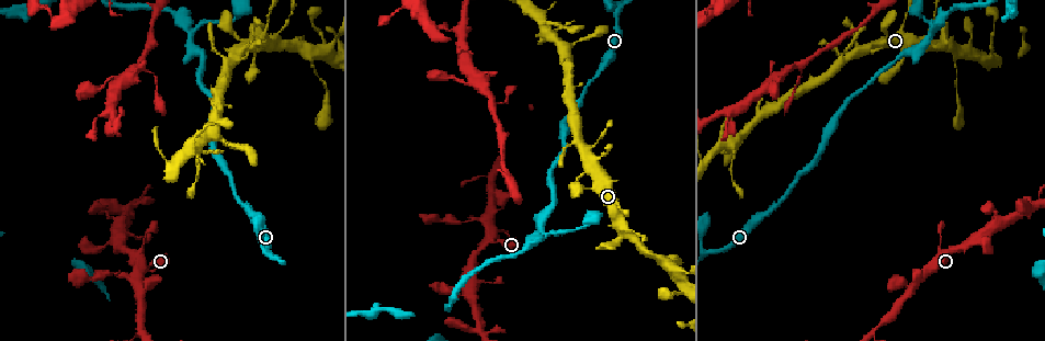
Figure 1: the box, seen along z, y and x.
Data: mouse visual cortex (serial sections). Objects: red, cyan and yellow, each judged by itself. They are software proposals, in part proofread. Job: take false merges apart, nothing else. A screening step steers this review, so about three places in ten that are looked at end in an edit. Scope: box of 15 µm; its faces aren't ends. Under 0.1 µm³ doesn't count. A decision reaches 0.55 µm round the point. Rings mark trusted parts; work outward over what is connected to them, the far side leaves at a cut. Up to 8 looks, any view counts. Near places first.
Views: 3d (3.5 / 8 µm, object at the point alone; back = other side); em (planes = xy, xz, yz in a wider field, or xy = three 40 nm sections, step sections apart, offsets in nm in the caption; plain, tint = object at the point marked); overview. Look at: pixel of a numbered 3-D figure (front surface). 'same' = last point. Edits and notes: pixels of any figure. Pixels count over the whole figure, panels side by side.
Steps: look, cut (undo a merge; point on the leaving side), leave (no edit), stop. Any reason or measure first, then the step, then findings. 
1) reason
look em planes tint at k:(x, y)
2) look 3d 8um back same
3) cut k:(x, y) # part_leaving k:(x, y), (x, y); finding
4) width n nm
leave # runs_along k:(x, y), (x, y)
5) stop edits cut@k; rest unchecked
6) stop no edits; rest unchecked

sharp bend
look 3d 8um at 1:(136, 279)

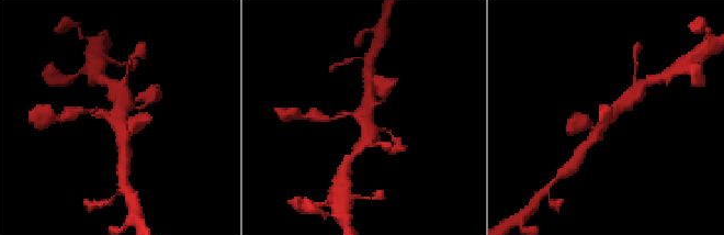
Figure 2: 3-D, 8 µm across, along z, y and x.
closer look
look 3d 3.5um at 2:(117, 120)

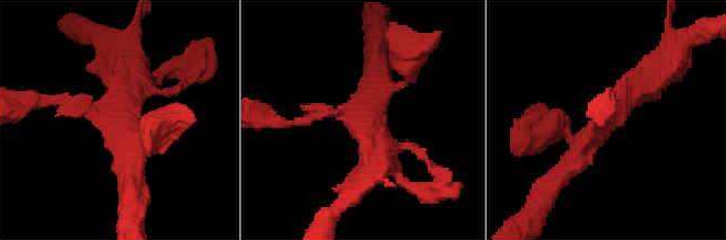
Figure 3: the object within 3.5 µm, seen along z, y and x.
now the EM
look em xy step 1 tint at 3:(363, 122)

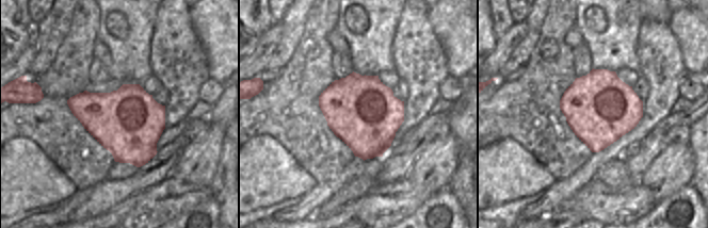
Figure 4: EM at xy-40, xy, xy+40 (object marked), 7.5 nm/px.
width 550 nm
leave # runs_along 3:(657, 82), (562, 173); one cell here

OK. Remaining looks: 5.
arms part here
look 3d 3.5um at 1:(491, 174)

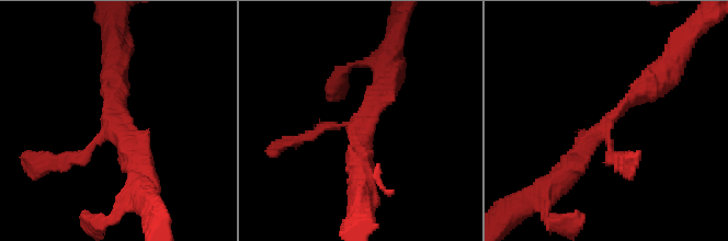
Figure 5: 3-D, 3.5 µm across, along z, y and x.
arms 3; arm_widths 150, 300, 400 nm; now the EM
look em xy step 1 tint at 5:(117, 122)

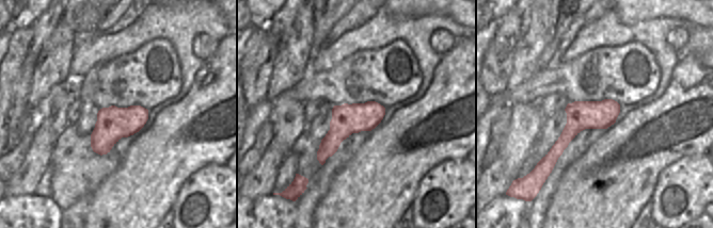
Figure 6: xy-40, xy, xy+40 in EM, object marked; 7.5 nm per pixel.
leave # runs_along 5:(662, 73), (559, 171); continuous, no second cell

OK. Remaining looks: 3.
a fork
look 3d 3.5um at 1:(189, 32)

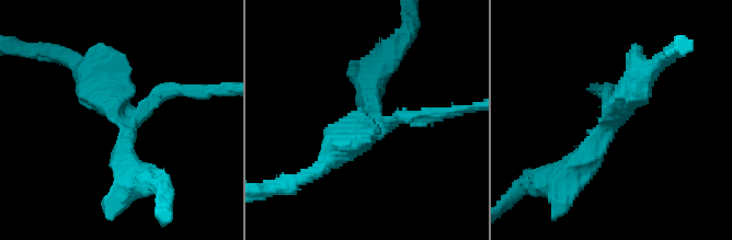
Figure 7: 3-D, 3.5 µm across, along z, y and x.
arms 3; arm_widths 200, 400, 450 nm
look em planes tint at 7:(375, 121)

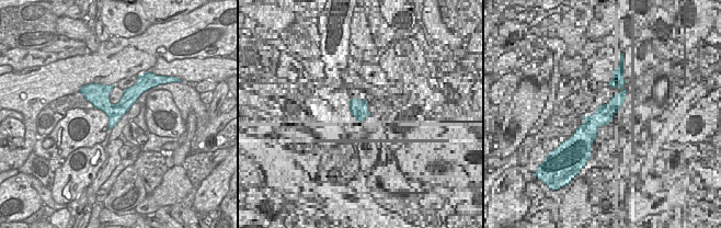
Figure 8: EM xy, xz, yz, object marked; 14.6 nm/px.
leave # runs_along 7:(563, 181), (619, 114), (647, 70); all the same cell

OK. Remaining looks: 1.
stop no edits; rest unchecked

